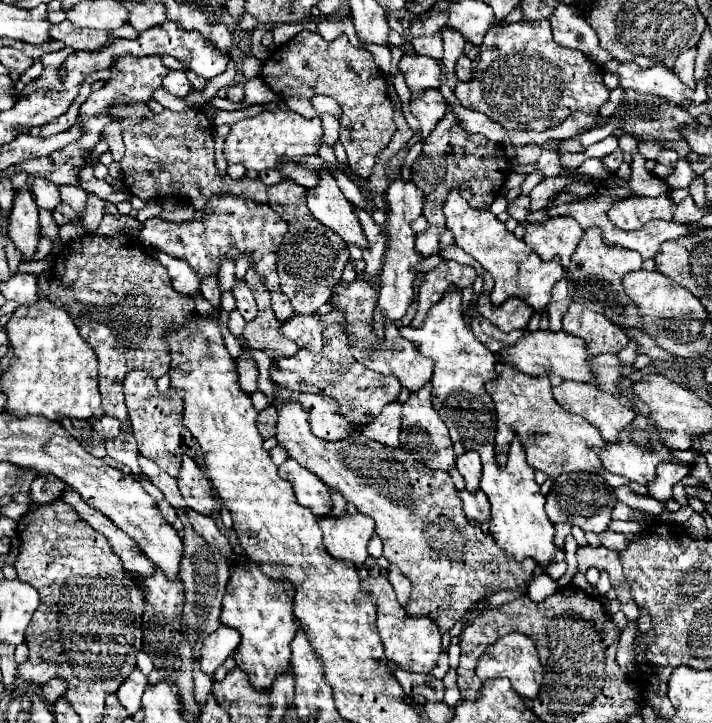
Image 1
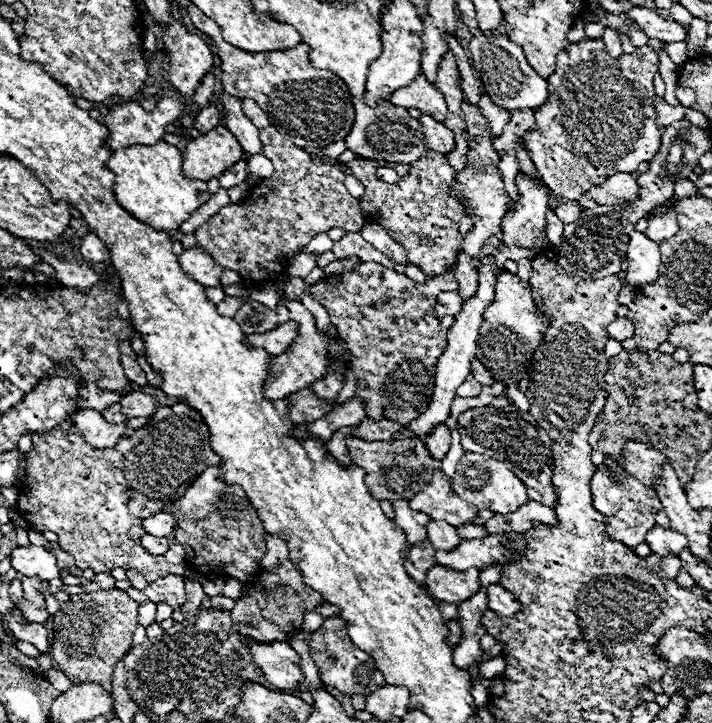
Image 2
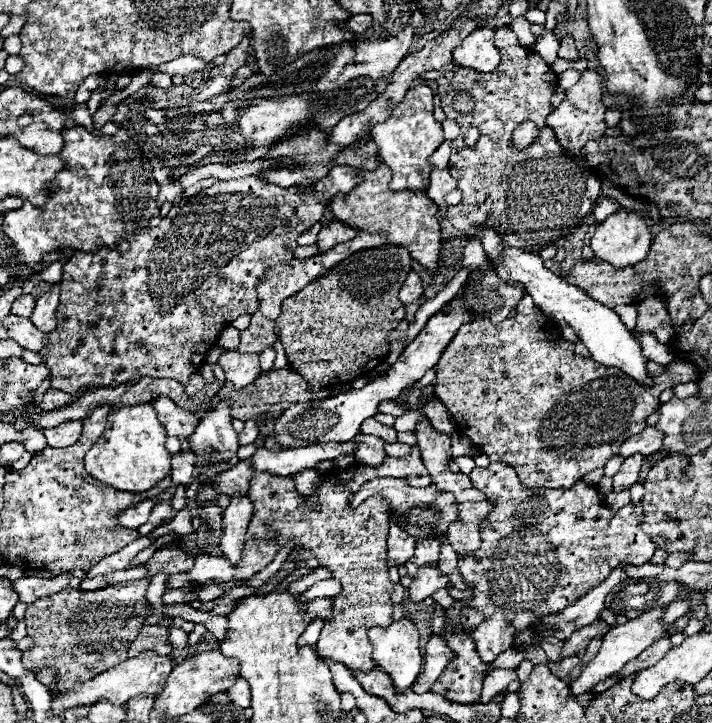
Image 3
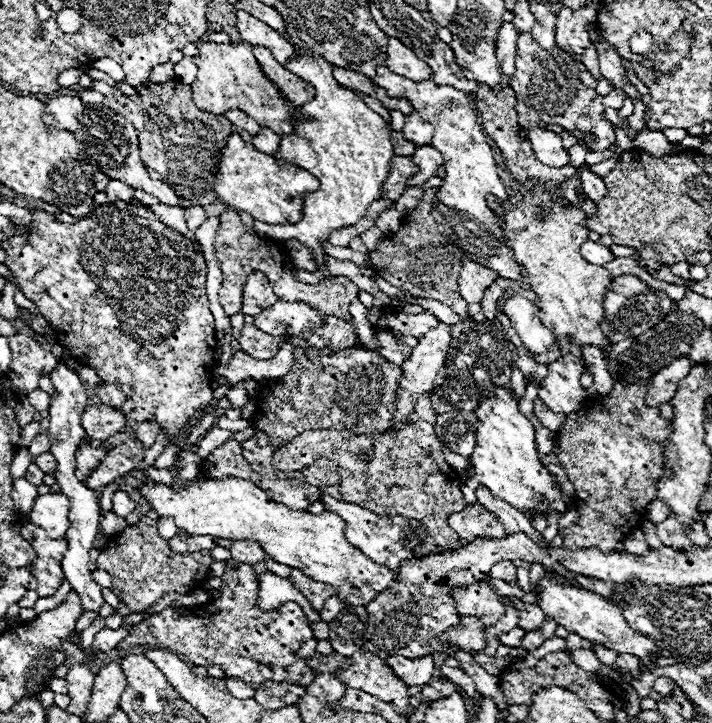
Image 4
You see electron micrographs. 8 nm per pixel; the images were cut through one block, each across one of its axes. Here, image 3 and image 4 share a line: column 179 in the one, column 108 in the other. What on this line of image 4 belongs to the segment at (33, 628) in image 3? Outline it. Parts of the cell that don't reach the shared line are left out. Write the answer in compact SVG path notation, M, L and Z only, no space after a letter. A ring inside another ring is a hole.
M142 522L136 526L126 526L108 542L108 548L102 550L98 556L98 568L106 570L112 576L110 590L122 604L130 608L130 612L146 610L168 592L186 594L192 588L200 588L202 582L208 580L212 562L214 560L208 550L192 554L170 552L168 540L164 540L154 526Z

